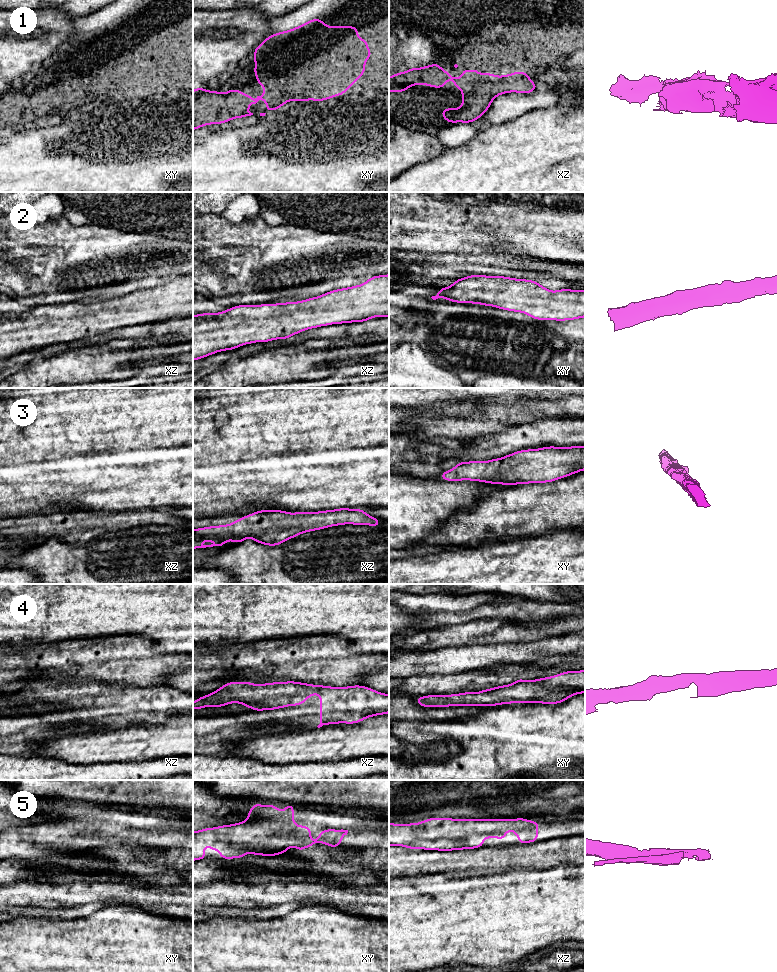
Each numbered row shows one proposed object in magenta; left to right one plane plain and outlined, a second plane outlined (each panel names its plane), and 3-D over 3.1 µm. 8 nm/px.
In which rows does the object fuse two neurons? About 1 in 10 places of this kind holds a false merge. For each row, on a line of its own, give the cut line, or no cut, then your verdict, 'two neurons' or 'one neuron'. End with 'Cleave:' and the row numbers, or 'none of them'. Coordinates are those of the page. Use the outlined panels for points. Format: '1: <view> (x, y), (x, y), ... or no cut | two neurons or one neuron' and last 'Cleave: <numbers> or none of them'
1: no cut | one neuron
2: no cut | one neuron
3: no cut | one neuron
4: no cut | one neuron
5: no cut | one neuron
Cleave: none of them

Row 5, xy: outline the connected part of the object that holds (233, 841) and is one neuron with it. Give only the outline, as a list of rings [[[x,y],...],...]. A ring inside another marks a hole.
[[[294,804],[283,811],[276,805],[250,805],[248,820],[236,824],[193,830],[193,861],[206,859],[204,845],[219,851],[220,859],[243,858],[249,852],[254,856],[277,856],[295,846],[303,851],[318,843],[336,849],[348,830],[325,829],[316,841],[310,839],[311,827],[294,824]]]

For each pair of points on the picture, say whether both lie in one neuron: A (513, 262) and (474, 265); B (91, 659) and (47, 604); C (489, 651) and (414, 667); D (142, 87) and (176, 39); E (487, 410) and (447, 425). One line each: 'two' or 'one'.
A: one
B: two
C: one
D: one
E: one

